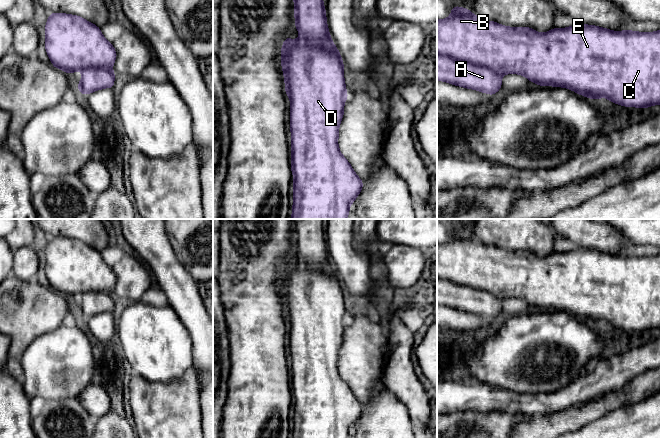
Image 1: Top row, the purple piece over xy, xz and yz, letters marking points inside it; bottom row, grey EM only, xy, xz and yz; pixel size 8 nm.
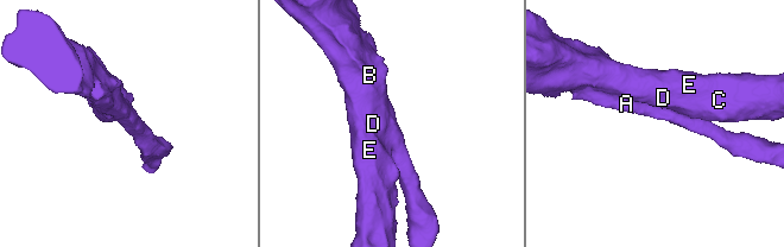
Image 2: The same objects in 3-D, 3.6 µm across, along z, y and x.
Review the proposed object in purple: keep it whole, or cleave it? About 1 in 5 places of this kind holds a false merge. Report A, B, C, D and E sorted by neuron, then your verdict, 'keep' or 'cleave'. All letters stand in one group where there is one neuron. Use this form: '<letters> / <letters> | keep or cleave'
A B C D E | keep

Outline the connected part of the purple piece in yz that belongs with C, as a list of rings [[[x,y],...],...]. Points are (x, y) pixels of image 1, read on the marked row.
[[[452,6],[451,14],[447,19],[437,19],[437,80],[474,89],[492,96],[500,90],[503,74],[520,74],[539,86],[564,87],[593,100],[605,97],[611,102],[625,107],[645,109],[652,105],[661,105],[661,29],[656,32],[635,32],[634,30],[617,32],[595,25],[575,23],[568,28],[555,27],[549,32],[541,34],[529,27],[507,27],[494,21],[481,19],[468,9],[458,6]]]

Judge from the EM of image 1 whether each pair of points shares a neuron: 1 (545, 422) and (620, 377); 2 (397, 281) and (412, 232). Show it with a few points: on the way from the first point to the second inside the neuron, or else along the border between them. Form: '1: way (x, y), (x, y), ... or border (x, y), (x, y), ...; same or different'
1: border (592, 398), (578, 405), (547, 413); different
2: way (404, 269), (409, 244); same

